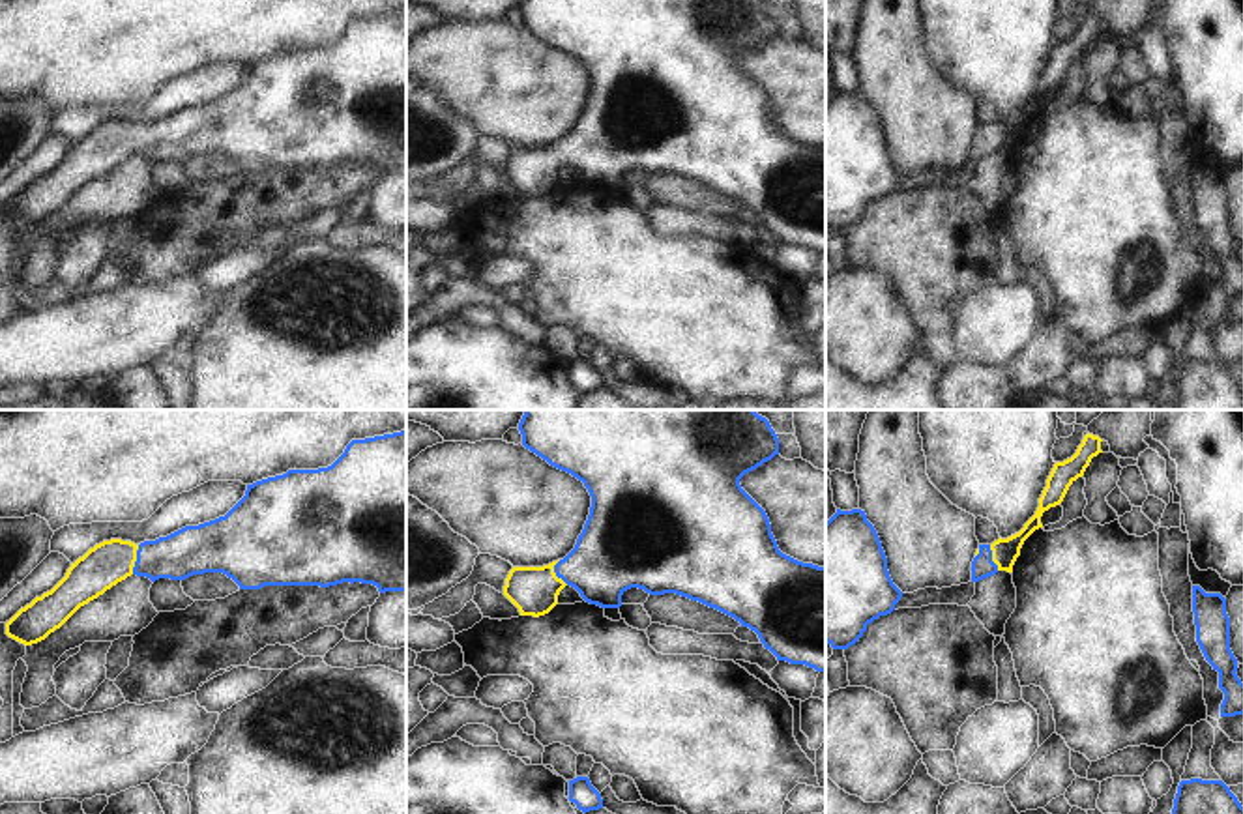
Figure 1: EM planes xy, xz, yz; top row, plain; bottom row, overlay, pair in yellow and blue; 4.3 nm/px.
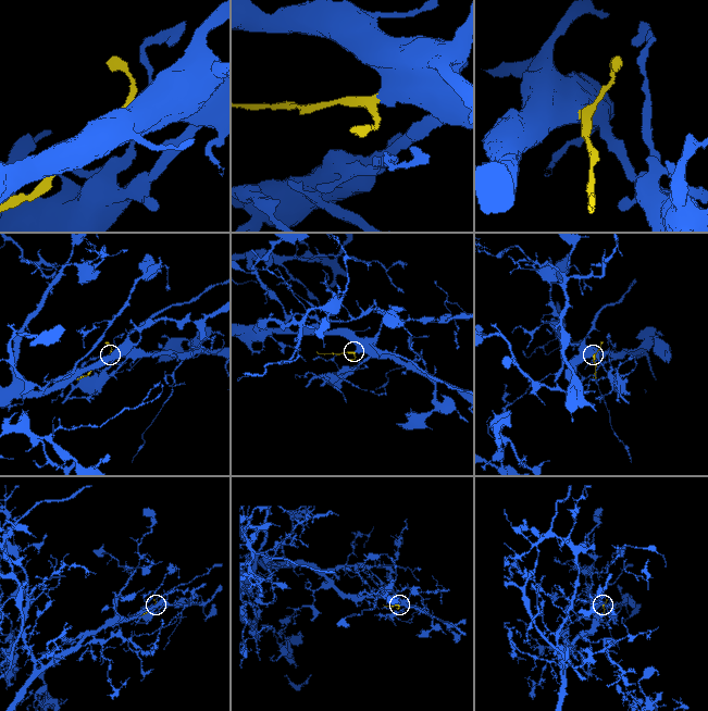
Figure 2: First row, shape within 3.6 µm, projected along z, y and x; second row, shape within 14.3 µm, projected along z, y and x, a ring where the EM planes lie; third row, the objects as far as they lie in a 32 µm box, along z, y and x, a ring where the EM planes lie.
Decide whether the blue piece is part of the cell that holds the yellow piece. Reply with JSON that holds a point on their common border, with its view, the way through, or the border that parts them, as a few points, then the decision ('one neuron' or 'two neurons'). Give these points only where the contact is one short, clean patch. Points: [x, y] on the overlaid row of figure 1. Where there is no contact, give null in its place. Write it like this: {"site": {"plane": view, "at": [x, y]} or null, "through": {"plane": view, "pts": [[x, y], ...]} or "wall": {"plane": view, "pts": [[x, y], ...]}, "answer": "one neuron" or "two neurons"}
{"site": {"plane": "xy", "at": [135, 560]}, "through": {"plane": "xy", "pts": [[109, 562], [135, 560], [167, 558], [191, 551]]}, "answer": "one neuron"}

